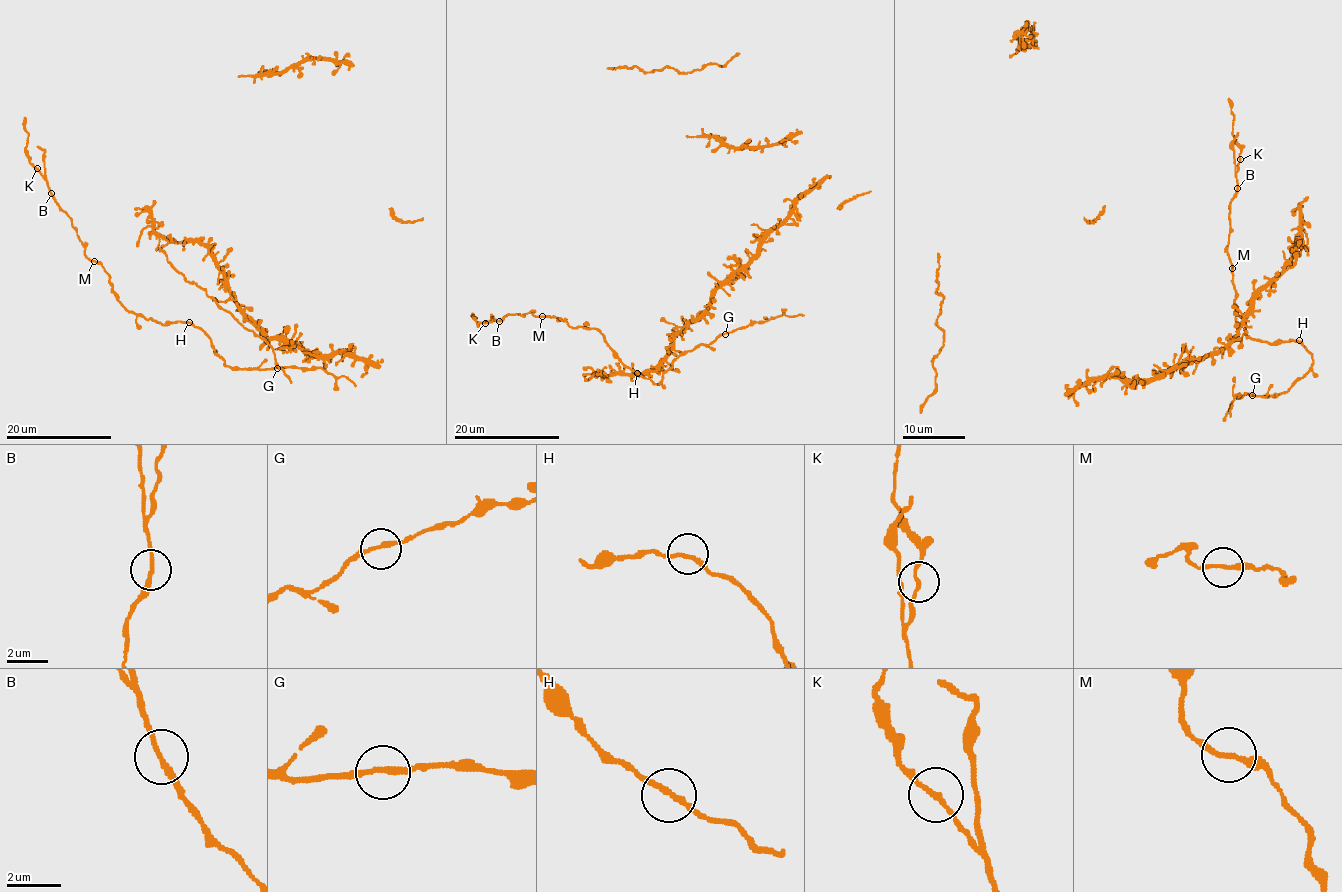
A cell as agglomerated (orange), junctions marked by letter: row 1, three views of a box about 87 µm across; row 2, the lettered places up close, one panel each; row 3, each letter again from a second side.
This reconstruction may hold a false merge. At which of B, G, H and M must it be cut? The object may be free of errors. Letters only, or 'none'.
B

